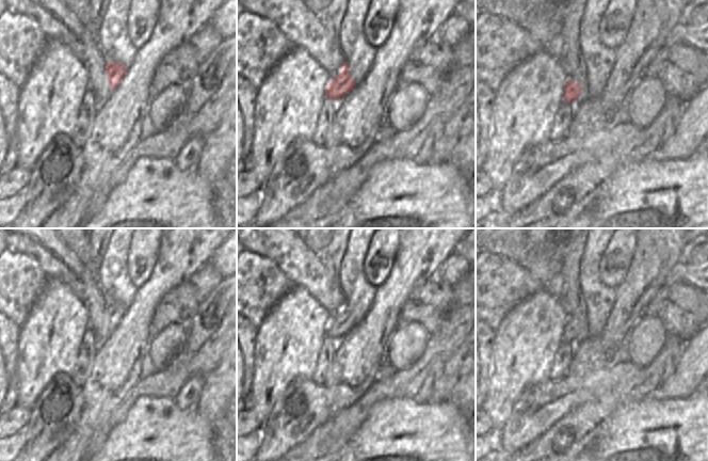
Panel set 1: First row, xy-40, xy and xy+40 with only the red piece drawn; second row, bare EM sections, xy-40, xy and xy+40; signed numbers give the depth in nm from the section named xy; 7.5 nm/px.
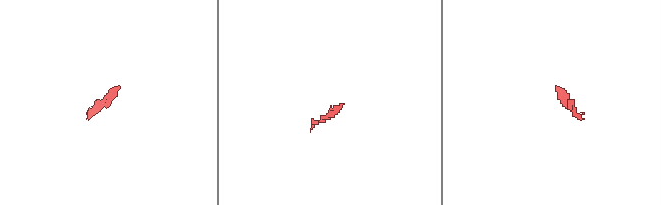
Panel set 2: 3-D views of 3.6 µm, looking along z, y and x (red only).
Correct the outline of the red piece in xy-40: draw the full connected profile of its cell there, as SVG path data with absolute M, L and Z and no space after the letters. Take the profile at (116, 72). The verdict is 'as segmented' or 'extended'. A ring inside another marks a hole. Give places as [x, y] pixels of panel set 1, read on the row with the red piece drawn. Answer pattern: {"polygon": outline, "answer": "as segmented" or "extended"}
{"polygon": "M106 62L106 71L108 74L108 80L110 82L110 89L115 90L116 86L122 82L123 78L128 71L123 64L119 62Z", "answer": "as segmented"}

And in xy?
{"polygon": "M347 62L340 67L340 74L329 81L325 89L325 96L338 100L355 89L357 84L353 80Z", "answer": "as segmented"}

